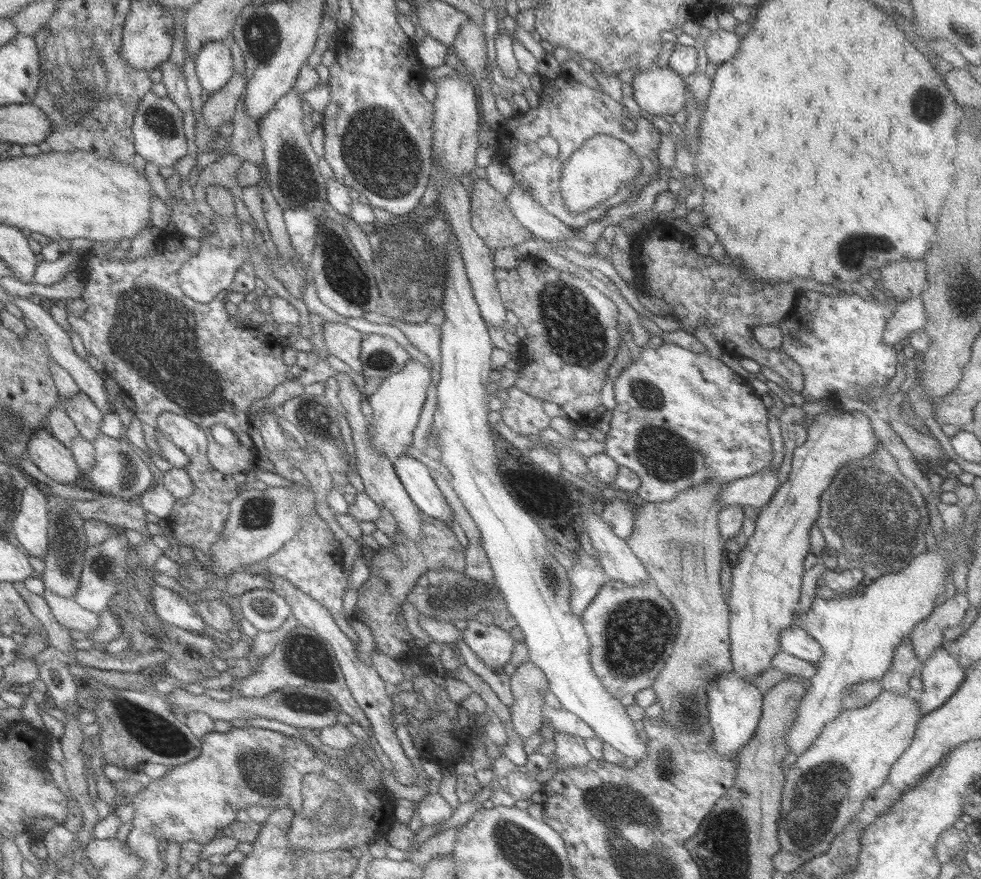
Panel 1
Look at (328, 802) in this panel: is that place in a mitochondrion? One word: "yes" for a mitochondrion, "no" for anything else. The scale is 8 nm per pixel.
yes

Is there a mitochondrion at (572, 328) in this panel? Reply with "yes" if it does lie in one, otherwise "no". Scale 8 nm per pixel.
yes

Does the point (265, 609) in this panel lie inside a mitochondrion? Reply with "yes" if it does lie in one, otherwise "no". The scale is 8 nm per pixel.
yes

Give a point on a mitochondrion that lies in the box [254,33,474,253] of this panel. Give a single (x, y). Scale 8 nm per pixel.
(381, 157)

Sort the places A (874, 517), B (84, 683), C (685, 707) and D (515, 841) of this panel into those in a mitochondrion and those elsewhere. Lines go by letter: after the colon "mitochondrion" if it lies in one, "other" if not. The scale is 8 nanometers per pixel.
A: mitochondrion
B: other
C: mitochondrion
D: mitochondrion

